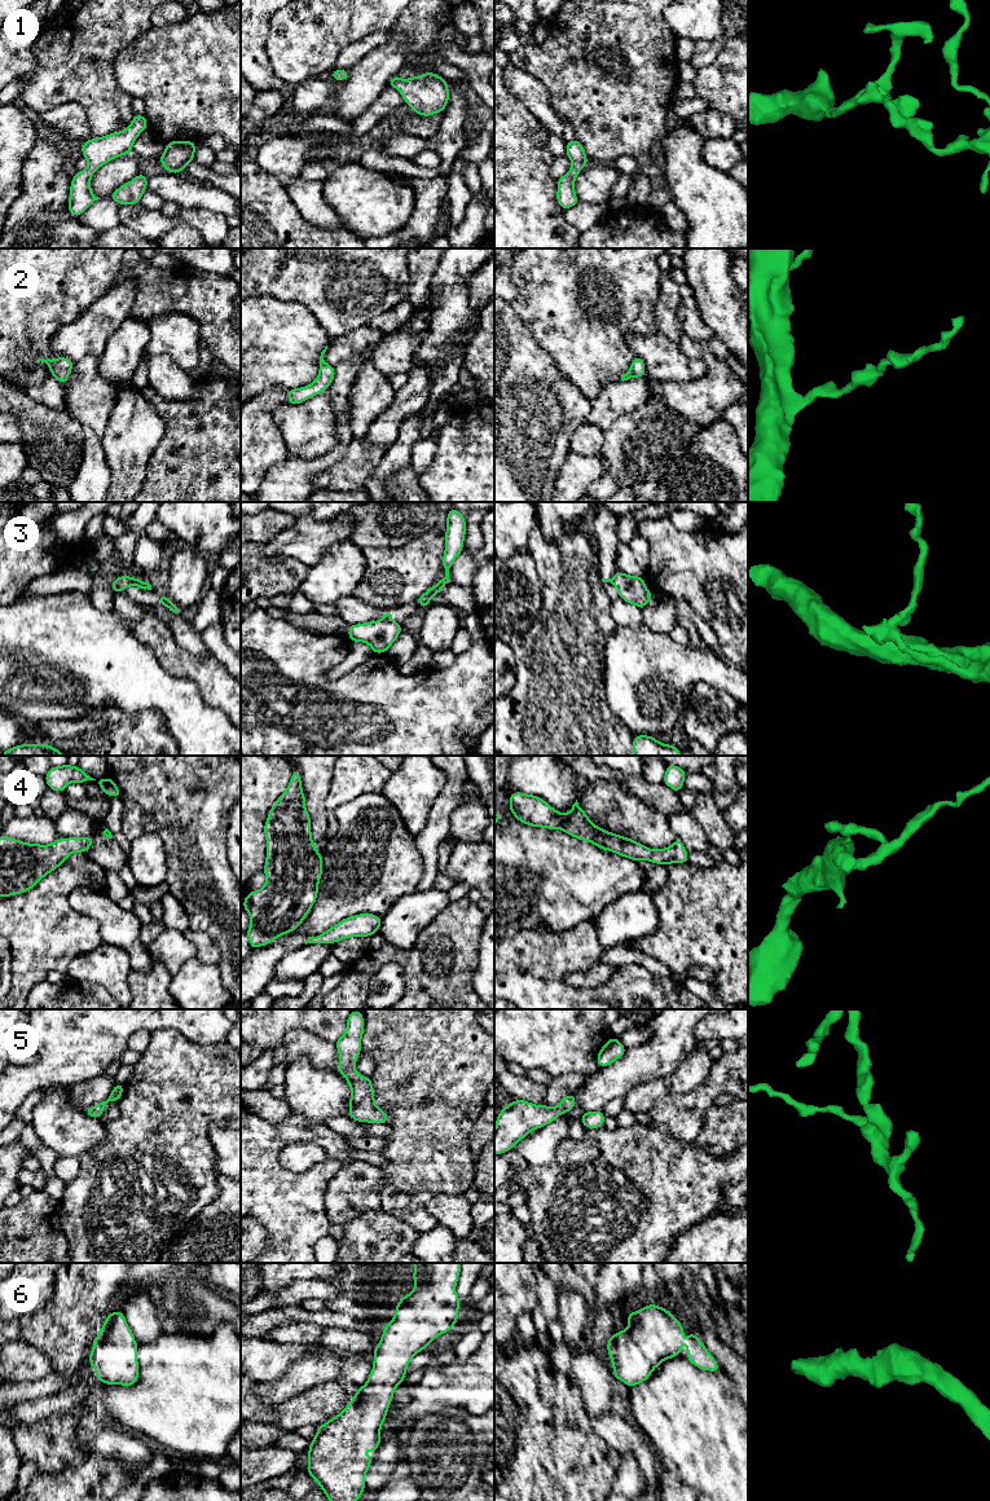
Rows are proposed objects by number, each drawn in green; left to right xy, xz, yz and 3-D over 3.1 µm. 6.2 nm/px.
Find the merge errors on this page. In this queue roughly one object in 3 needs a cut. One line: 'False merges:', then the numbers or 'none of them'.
False merges: 3

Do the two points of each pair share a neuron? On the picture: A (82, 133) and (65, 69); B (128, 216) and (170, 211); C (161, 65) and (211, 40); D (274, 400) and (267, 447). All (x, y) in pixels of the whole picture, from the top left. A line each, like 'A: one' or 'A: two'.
A: two
B: two
C: one
D: one

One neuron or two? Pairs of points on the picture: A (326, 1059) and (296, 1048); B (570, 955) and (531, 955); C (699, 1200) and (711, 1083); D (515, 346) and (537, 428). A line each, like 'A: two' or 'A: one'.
A: one
B: one
C: two
D: one

